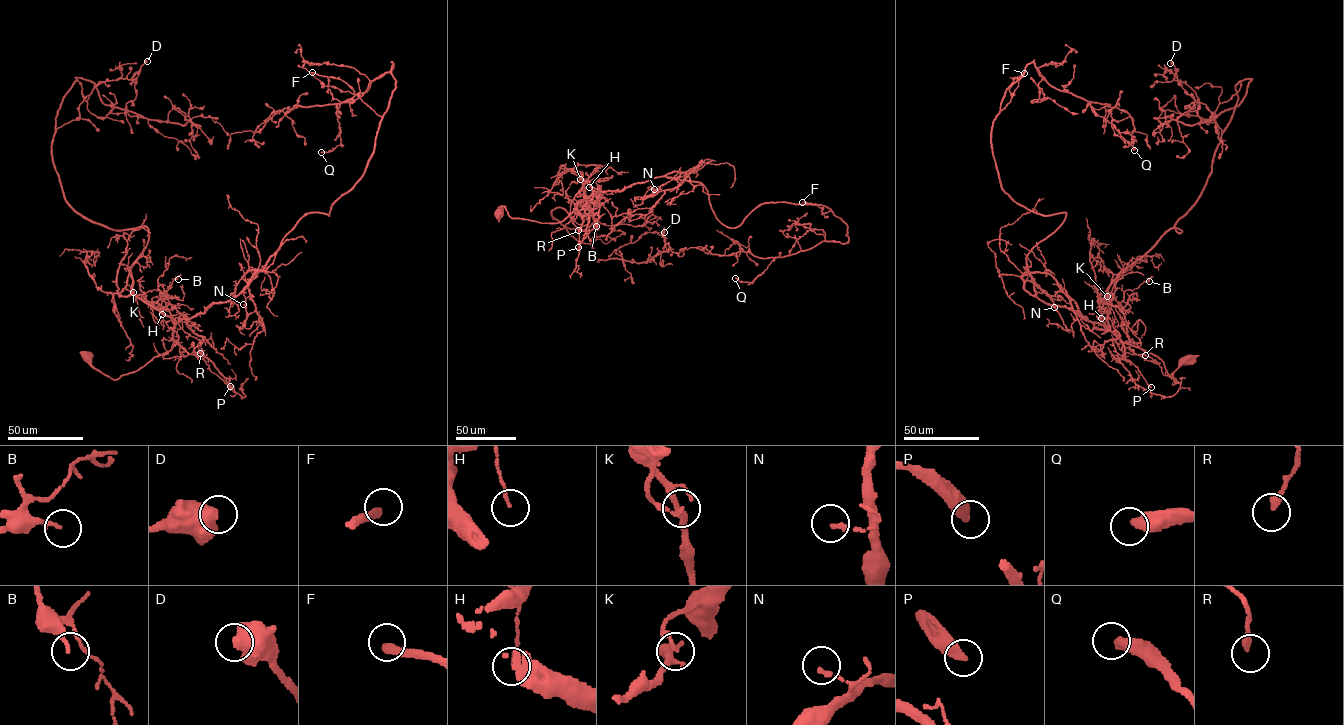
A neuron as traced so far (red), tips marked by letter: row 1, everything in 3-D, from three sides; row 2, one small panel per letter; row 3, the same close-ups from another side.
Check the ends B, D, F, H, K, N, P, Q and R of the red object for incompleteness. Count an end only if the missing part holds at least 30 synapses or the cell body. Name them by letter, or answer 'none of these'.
F

